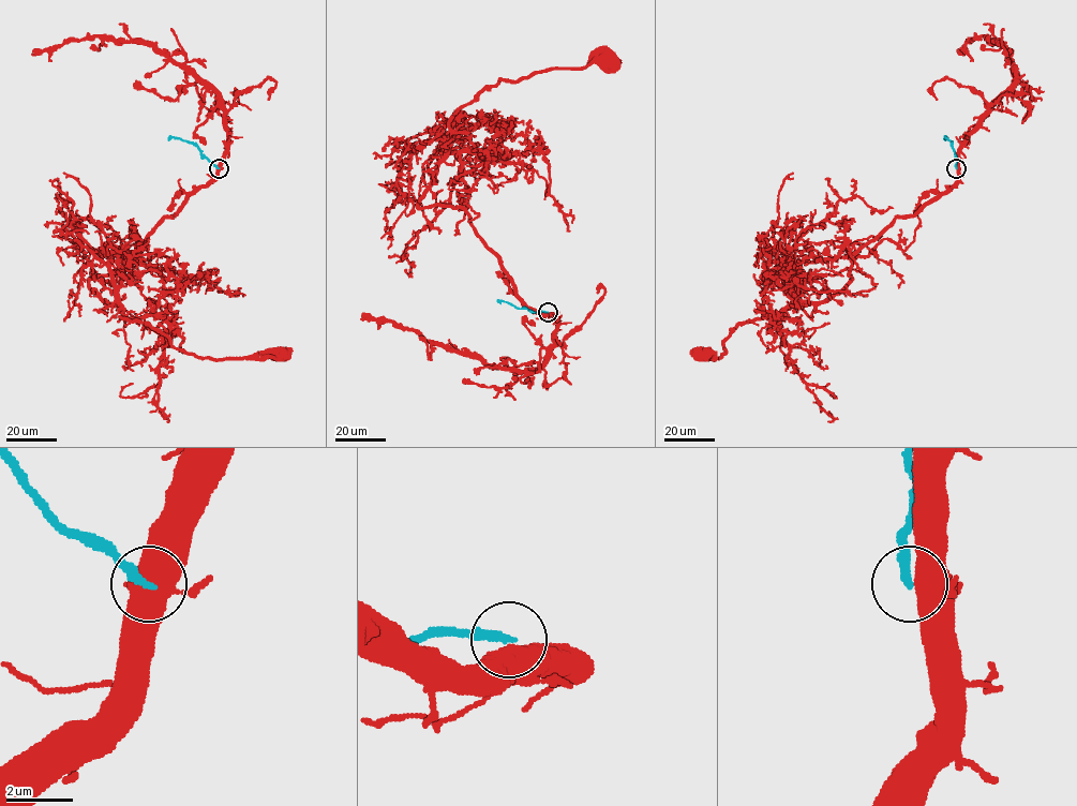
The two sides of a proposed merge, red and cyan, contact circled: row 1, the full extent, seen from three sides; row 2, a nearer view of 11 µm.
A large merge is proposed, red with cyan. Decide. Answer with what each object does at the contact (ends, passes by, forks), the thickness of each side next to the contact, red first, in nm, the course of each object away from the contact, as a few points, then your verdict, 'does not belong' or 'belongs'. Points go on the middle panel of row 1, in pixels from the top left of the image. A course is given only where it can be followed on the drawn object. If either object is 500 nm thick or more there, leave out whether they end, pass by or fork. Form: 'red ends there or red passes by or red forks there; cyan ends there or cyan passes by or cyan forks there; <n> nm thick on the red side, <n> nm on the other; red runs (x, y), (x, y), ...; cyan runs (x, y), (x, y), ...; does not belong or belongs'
800 nm thick on the red side, 240 nm on the other; red runs (548, 312), (525, 304), (462, 209), (420, 208), (418, 199), (448, 149), (449, 118), (487, 87), (610, 59); cyan runs (548, 312), (532, 312), (497, 301); does not belong

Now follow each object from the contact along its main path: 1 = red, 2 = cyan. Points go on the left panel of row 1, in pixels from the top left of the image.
1: (219, 168), (121, 267), (93, 277), (89, 286), (119, 303), (121, 317), (150, 325), (198, 357), (281, 353)
2: (219, 168), (192, 143), (174, 137), (168, 140)

